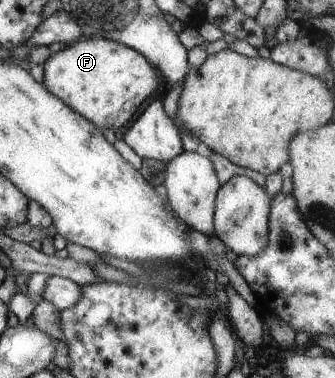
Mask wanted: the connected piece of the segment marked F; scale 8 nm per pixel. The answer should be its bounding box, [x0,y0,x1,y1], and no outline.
[42,37,158,132]

